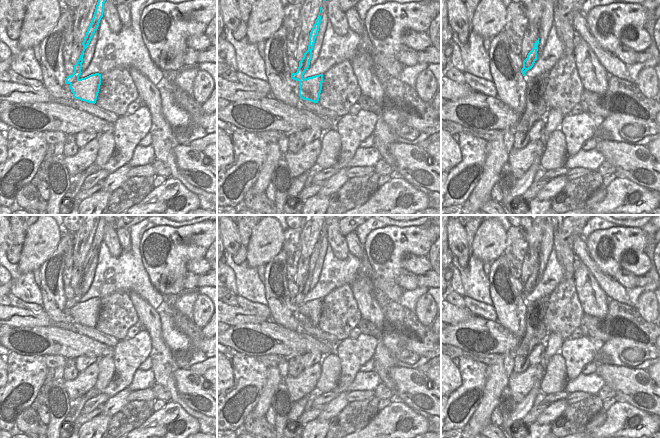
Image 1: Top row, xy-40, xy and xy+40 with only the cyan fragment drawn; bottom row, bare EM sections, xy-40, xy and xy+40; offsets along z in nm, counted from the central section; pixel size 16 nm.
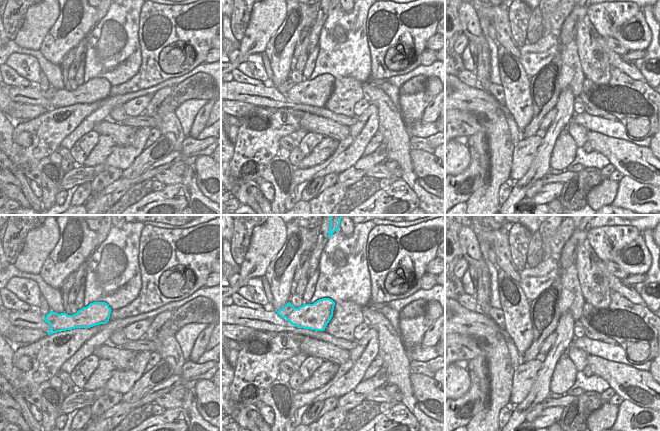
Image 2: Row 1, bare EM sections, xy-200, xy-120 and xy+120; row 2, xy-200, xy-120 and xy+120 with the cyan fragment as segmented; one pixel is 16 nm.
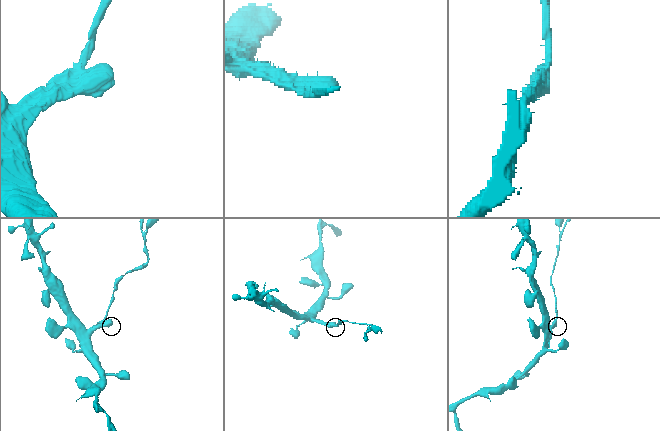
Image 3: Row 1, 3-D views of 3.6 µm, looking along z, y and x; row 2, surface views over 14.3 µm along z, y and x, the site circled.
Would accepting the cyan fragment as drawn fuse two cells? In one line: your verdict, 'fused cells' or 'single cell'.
fused cells

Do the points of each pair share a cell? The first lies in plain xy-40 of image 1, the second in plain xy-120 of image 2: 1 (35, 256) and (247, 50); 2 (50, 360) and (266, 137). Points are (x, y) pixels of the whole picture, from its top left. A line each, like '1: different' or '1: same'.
1: same
2: different

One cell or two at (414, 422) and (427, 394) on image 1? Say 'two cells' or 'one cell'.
two cells

